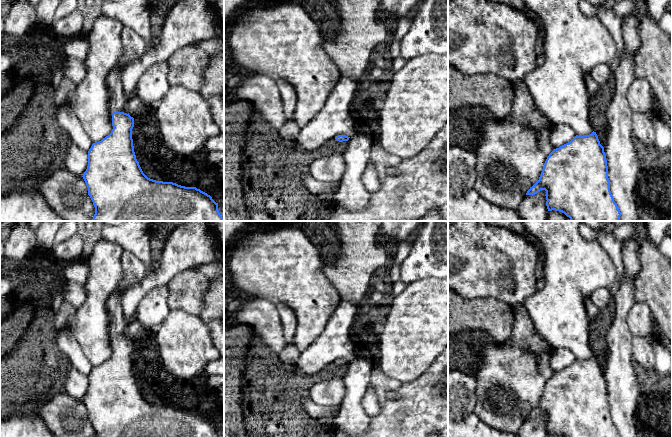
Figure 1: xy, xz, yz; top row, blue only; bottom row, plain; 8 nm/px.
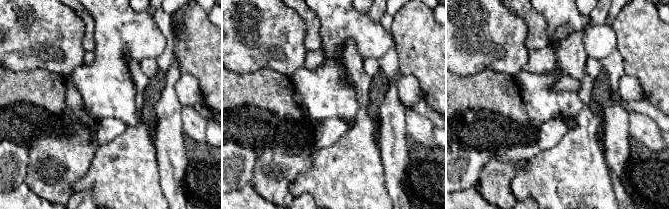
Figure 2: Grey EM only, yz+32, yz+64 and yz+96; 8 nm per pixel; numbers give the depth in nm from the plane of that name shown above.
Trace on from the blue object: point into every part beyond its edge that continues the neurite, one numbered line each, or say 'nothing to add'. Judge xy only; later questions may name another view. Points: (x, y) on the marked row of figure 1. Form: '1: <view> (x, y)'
1: xy (134, 45)

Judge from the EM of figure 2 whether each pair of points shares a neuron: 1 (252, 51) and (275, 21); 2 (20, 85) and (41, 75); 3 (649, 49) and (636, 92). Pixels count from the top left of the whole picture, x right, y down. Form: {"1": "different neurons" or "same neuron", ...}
{"1": "same neuron", "2": "same neuron", "3": "different neurons"}

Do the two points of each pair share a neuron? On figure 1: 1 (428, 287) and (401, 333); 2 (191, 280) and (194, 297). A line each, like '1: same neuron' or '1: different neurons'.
1: same neuron
2: same neuron

